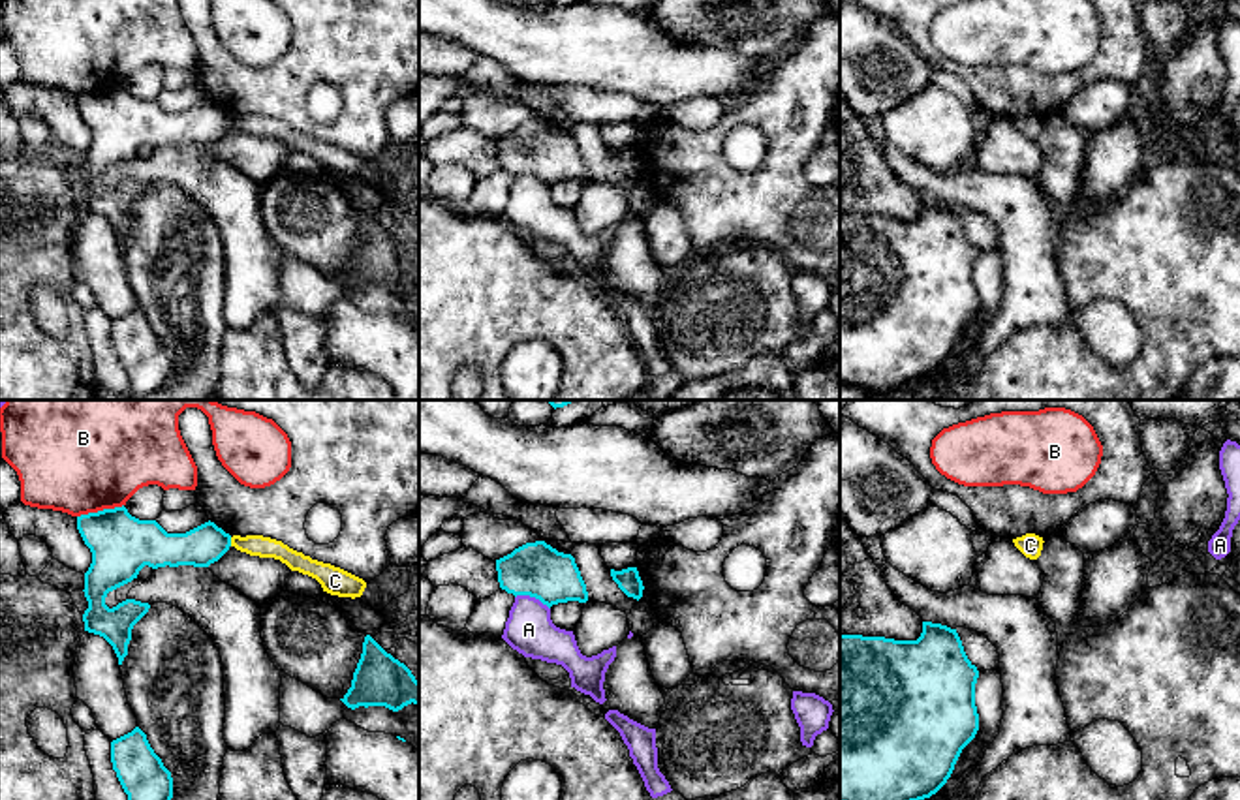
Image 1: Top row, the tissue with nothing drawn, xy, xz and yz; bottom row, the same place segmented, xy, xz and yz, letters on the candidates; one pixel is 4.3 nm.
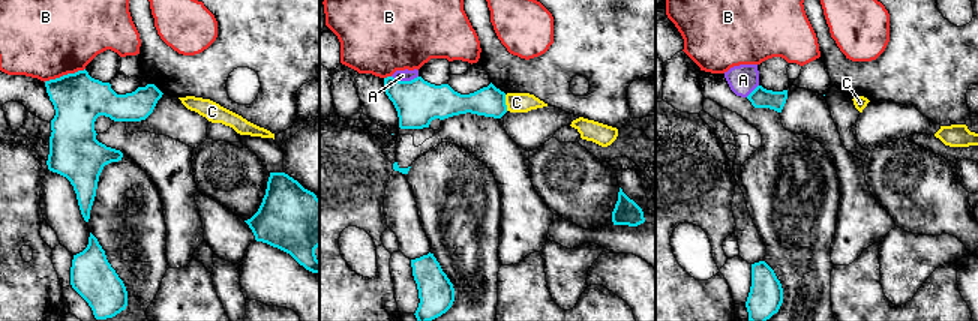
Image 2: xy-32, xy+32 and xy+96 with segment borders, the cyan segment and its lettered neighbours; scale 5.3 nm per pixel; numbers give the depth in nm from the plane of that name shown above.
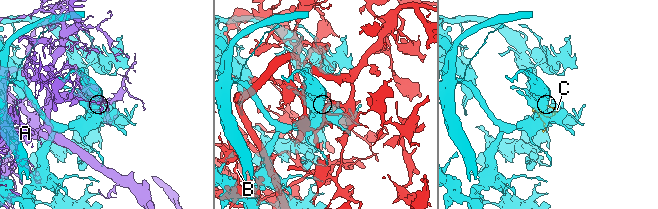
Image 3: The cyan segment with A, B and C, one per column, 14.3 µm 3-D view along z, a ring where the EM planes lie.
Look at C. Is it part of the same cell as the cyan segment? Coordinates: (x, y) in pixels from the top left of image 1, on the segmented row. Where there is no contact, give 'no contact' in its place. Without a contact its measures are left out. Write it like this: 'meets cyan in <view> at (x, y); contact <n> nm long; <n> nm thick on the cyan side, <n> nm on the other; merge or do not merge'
meets cyan in xy at (230, 541); contact 40 nm long; 170 nm thick on the cyan side, 100 nm on the other; do not merge

